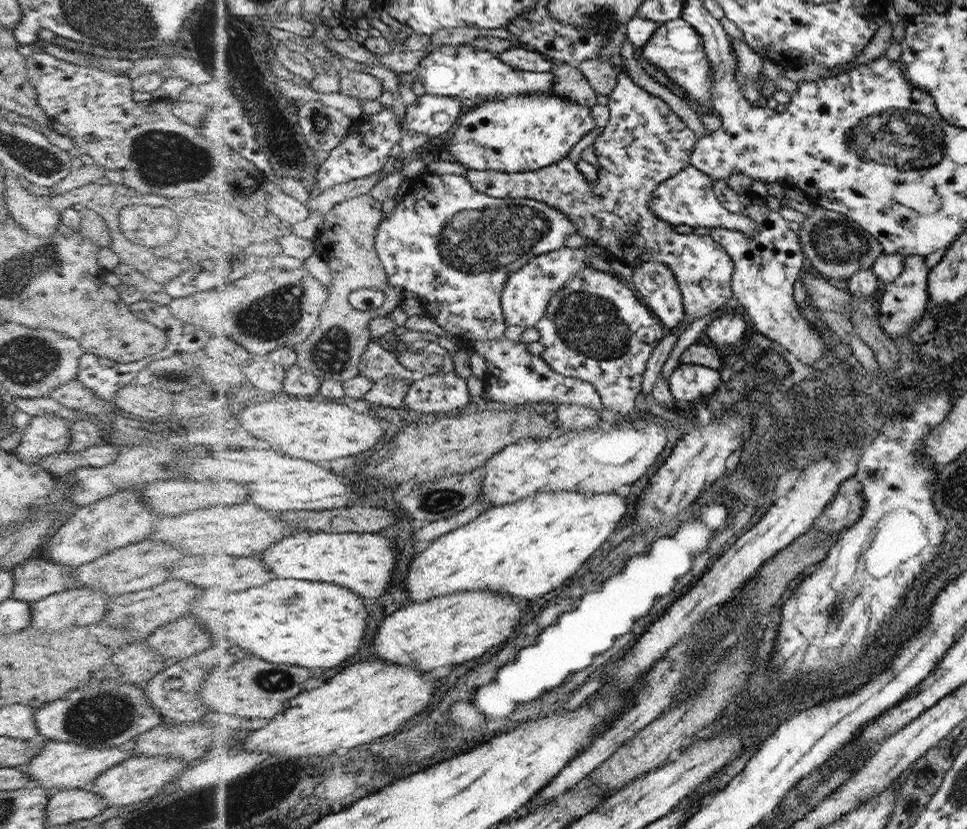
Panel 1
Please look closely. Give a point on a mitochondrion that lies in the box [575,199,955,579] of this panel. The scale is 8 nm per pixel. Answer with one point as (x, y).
(837, 241)

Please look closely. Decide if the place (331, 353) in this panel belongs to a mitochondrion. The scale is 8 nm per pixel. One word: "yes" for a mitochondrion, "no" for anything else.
yes

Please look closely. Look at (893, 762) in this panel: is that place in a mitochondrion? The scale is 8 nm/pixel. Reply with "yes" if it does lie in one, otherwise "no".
no

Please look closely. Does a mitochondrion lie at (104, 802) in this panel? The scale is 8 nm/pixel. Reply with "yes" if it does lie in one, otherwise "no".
no

